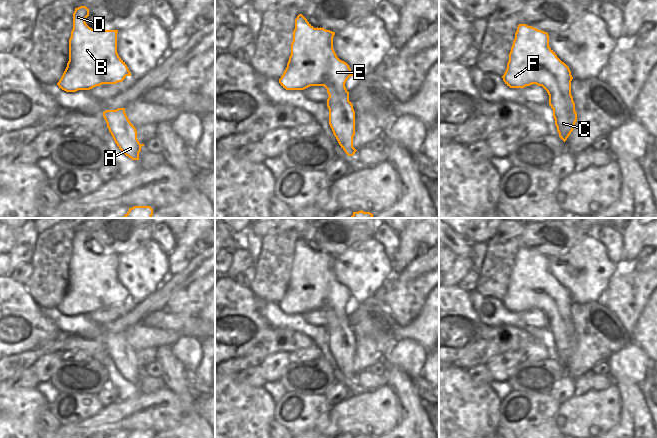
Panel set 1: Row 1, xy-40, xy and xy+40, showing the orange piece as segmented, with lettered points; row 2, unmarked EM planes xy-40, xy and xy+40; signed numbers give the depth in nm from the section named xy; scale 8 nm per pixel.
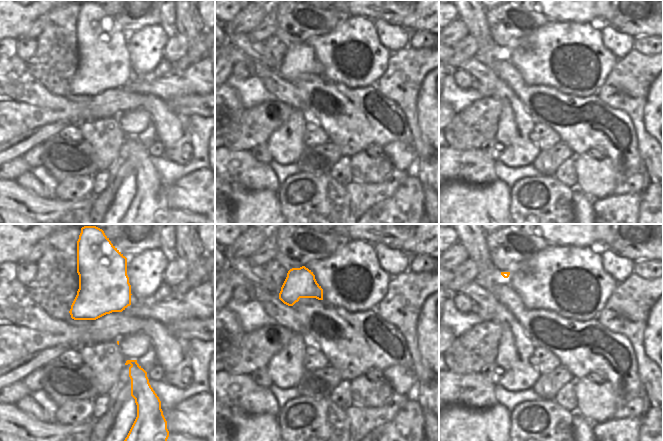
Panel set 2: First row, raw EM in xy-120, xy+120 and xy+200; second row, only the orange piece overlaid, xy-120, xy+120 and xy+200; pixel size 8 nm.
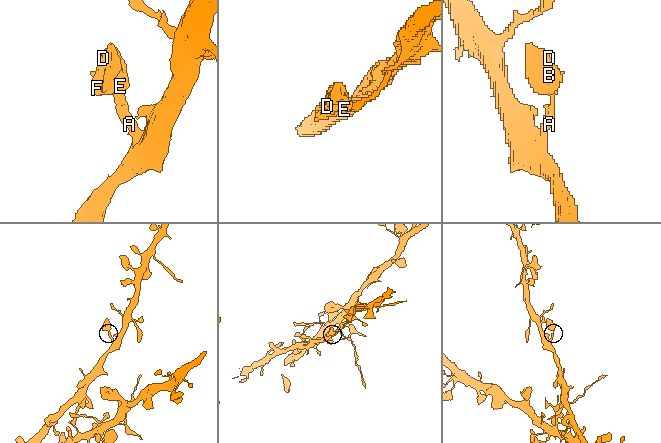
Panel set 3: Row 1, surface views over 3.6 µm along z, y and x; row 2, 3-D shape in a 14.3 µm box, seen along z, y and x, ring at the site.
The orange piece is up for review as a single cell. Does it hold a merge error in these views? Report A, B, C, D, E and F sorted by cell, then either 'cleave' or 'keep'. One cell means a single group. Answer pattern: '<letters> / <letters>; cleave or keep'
A B C D E F; keep

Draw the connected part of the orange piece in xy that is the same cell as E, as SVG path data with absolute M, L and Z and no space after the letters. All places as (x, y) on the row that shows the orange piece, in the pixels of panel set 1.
M299 14L295 19L291 55L279 79L286 90L304 90L310 86L324 86L329 95L329 125L339 145L348 156L357 151L353 147L355 111L349 101L345 83L353 73L333 49L335 32L314 28Z

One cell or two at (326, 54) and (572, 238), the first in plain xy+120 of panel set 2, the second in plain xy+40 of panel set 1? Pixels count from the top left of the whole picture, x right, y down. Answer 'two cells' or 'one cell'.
two cells

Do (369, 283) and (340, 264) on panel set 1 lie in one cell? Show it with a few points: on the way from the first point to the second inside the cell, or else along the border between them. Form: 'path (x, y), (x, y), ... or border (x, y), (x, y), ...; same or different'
path (362, 276), (354, 268), (347, 267); same

